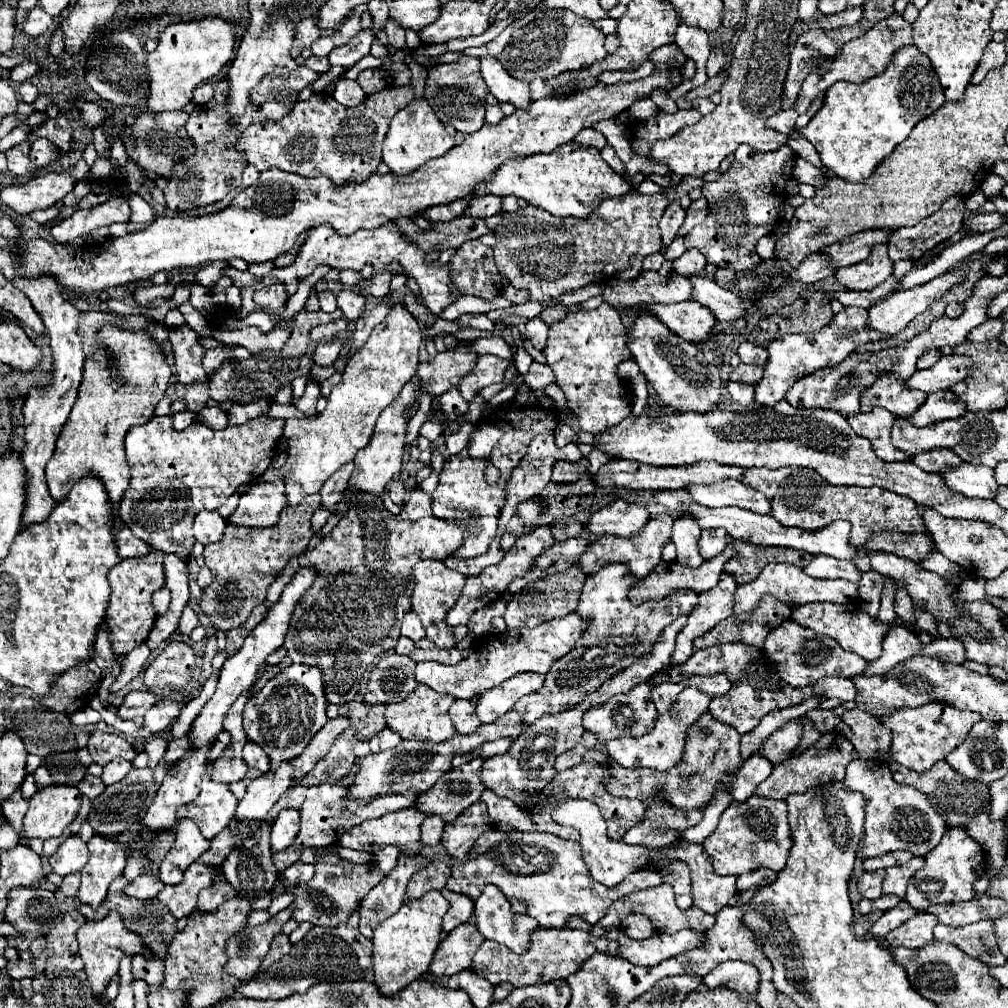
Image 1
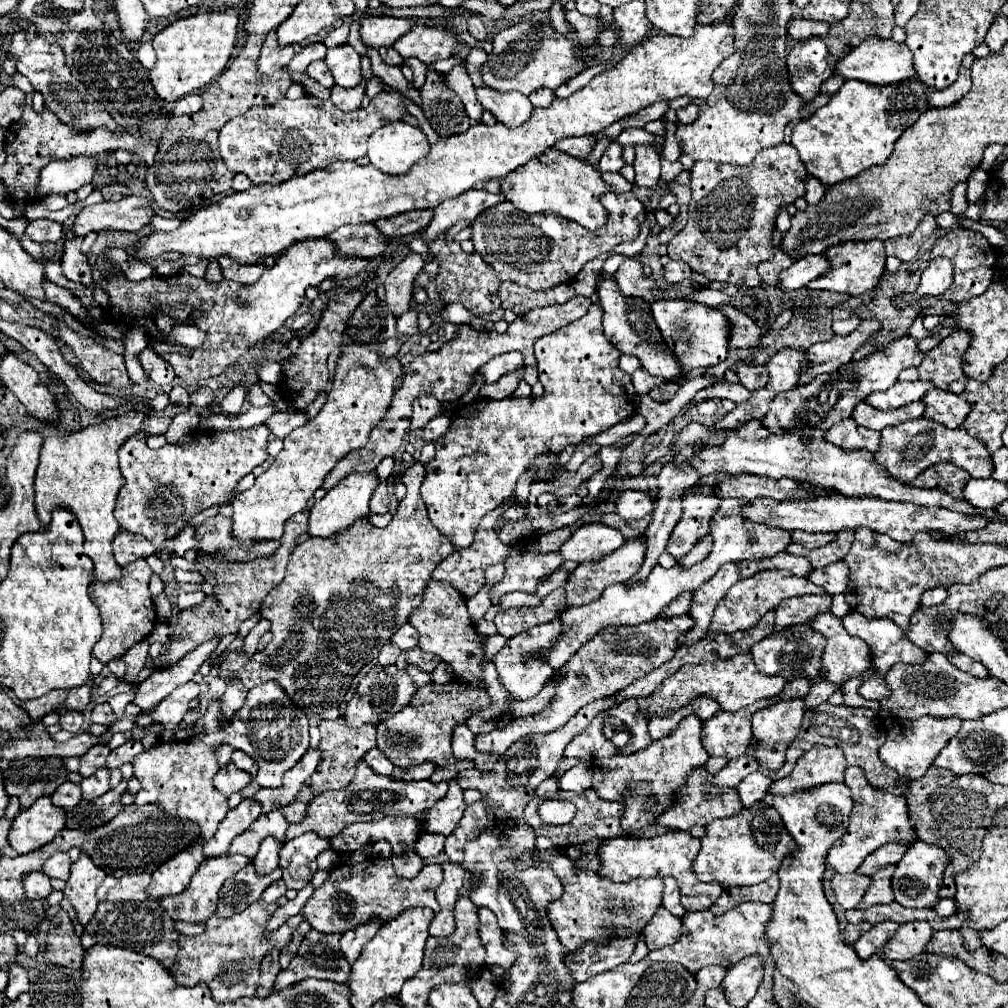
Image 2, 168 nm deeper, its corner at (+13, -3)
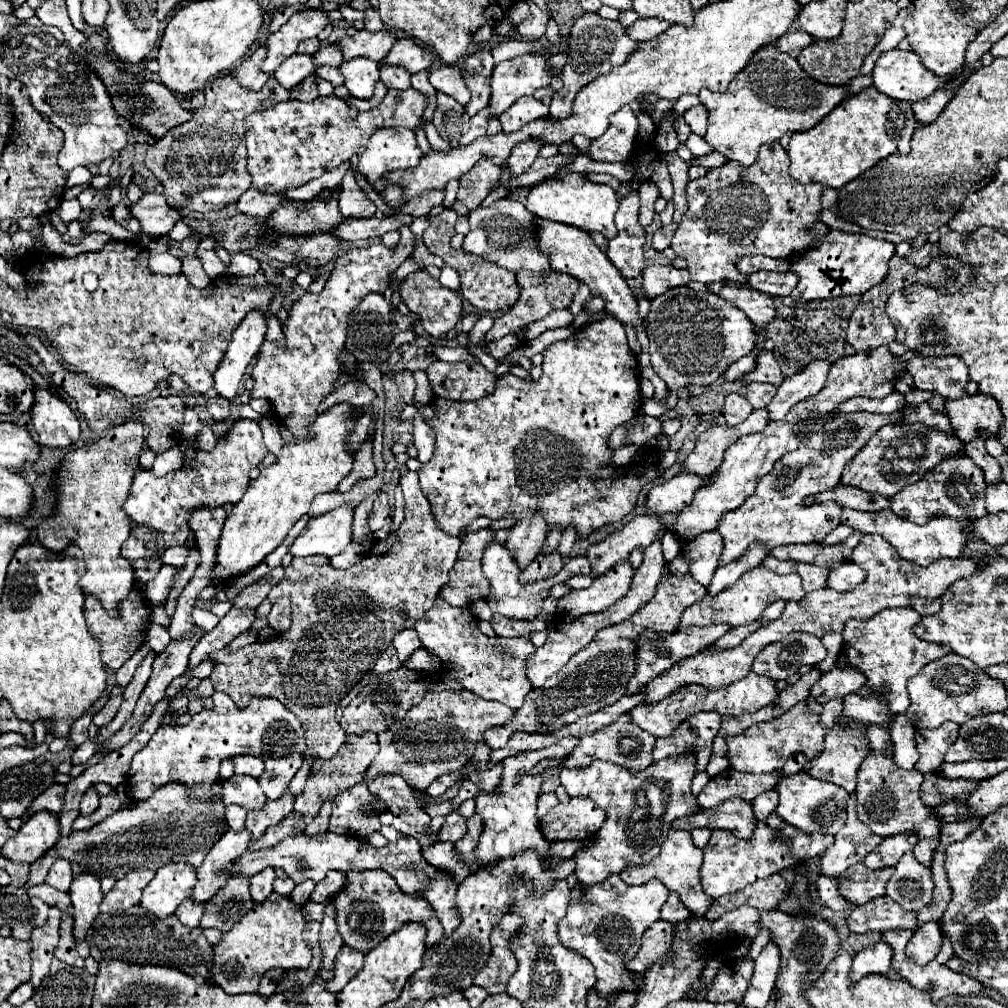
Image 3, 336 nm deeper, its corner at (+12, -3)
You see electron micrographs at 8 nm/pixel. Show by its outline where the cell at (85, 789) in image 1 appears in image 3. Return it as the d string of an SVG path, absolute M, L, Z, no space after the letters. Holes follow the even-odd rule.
M52 784L52 788L44 790L36 800L32 802L32 808L28 808L28 816L40 810L48 810L52 814L58 814L62 808L62 798L64 798L64 786L62 784Z

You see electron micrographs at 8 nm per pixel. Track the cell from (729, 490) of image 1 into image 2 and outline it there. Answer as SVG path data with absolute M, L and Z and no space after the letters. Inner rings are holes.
M835 494L827 498L817 498L817 500L767 500L759 498L747 504L747 518L767 524L769 528L783 528L783 530L807 530L807 532L839 532L843 528L871 528L875 532L883 532L891 536L893 540L899 542L909 542L917 530L931 532L939 530L947 536L951 534L961 534L967 530L979 530L985 528L989 520L983 516L967 516L961 512L953 512L947 508L925 508L917 504L907 504L907 502L891 502L891 500L879 500L873 496L845 496L845 494Z

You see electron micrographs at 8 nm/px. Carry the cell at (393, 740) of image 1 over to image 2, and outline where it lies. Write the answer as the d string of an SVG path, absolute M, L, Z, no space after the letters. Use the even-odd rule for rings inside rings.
M371 748L371 752L367 752L367 756L363 756L363 760L377 772L383 776L389 776L393 770L391 760L387 760L387 756L383 756L383 752L379 752L379 748Z

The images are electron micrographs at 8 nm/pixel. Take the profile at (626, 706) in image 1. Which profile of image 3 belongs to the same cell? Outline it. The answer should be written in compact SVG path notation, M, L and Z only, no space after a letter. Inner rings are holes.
M622 714L618 718L618 722L606 726L600 732L594 732L592 736L584 736L580 738L578 748L568 756L564 766L572 766L572 768L584 768L588 764L592 764L594 760L606 760L606 762L614 762L620 764L624 768L628 768L630 772L640 772L644 768L648 768L648 764L652 764L652 748L654 748L656 738L648 732L640 732L640 728L636 728L636 724L630 720L628 714Z

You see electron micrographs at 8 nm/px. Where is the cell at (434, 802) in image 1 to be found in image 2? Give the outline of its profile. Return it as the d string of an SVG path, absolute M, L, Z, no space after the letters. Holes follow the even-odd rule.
M457 778L449 780L447 784L449 784L447 796L443 796L443 800L437 800L427 812L421 812L417 816L423 830L445 834L445 836L449 836L455 830L455 826L459 824L463 810L465 810L463 788L459 788Z

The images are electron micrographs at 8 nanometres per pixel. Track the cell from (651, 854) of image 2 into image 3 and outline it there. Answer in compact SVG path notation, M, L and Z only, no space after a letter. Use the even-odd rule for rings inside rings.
M670 830L668 832L668 838L666 838L666 842L662 846L660 856L656 856L648 866L632 866L632 868L626 868L620 876L622 876L622 880L626 884L646 884L648 880L658 878L658 880L662 880L662 884L670 892L676 892L680 896L680 902L692 914L704 916L706 910L708 910L708 906L710 906L710 900L704 894L702 884L700 884L700 864L702 864L702 850L692 844L690 834L688 832L682 832L682 830Z

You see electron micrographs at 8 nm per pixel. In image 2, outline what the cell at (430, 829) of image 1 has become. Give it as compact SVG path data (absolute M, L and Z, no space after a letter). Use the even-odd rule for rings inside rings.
M421 832L421 834L419 834L419 840L417 840L417 844L415 844L415 852L417 852L421 858L437 856L437 854L443 850L443 842L445 842L445 836L431 834L431 832Z

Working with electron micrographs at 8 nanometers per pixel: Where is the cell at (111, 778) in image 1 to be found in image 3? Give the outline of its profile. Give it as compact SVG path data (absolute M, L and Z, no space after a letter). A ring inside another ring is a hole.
M88 788L88 790L84 792L84 796L82 796L80 814L90 814L90 812L94 812L94 810L98 808L98 800L100 800L98 792L96 792L94 788Z

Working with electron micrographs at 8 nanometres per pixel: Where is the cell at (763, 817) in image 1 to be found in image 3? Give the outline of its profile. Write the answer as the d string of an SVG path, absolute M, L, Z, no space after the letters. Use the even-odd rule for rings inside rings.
M778 814L768 816L766 822L758 822L754 836L750 840L740 840L740 838L732 836L730 832L714 830L710 836L710 842L704 848L704 864L700 868L704 892L712 900L716 900L724 894L738 892L756 880L768 878L776 872L796 866L808 858L820 856L832 842L834 842L834 838L830 834L820 834L820 832L804 834L798 828L792 828L788 822L784 822Z

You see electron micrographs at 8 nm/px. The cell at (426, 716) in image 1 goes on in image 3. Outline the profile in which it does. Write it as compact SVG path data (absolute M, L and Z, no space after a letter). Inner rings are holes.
M446 672L433 675L430 682L433 688L426 691L424 700L410 708L404 720L392 724L392 728L378 736L380 750L370 762L364 780L374 780L382 774L400 774L410 788L426 792L438 776L462 770L468 760L472 760L476 742L482 742L482 732L504 726L514 716L514 710L500 702L484 700L468 690L460 690L465 688Z

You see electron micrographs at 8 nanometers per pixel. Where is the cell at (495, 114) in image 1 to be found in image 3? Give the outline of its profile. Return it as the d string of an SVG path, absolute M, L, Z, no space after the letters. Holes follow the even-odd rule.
M440 66L430 72L430 84L436 88L436 92L444 92L458 100L460 104L466 104L470 100L470 92L462 78L460 66Z

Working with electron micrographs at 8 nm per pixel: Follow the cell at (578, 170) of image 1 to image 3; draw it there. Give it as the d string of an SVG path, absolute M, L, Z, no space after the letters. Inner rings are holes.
M568 174L562 180L548 178L540 182L538 186L532 186L526 198L526 208L538 218L570 224L586 232L600 232L604 234L606 240L612 240L612 236L616 236L614 214L618 210L618 200L616 200L614 190L604 184L594 184L582 174Z

